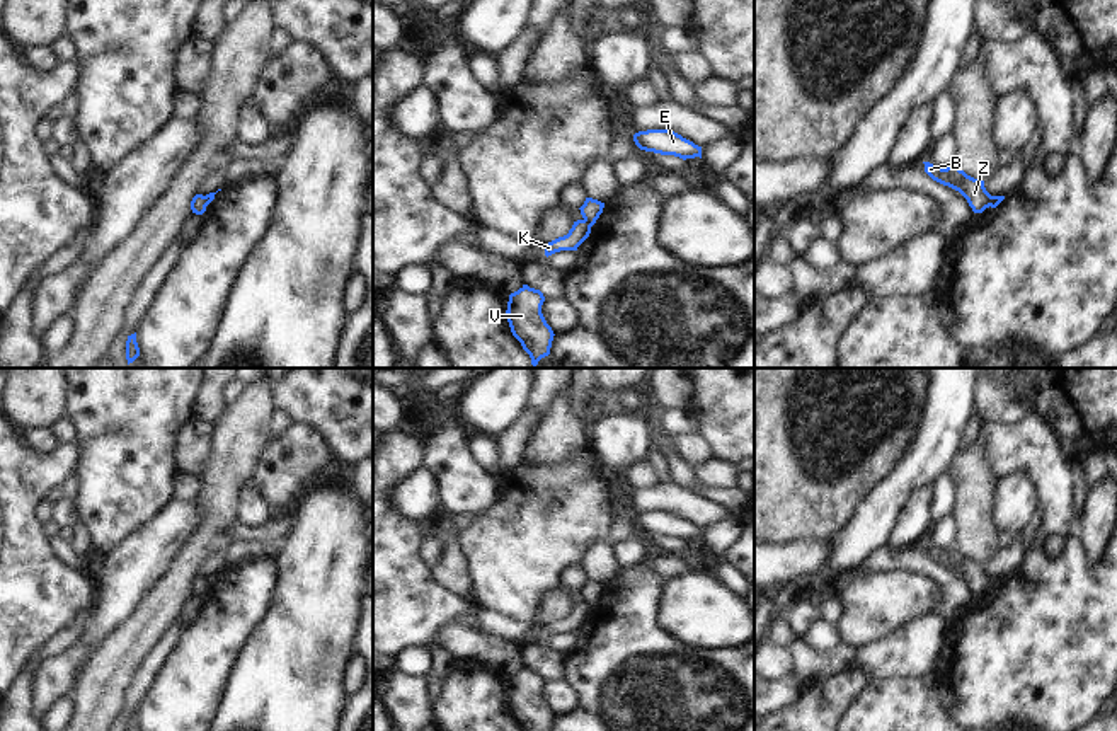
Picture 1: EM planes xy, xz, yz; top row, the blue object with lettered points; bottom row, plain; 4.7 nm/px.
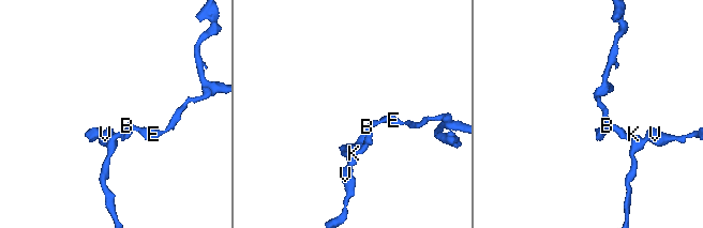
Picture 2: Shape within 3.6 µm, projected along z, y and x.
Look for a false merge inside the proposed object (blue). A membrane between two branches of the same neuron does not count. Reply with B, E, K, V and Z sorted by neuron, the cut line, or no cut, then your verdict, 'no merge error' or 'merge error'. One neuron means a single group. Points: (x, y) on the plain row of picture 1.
B E Z / K V; cut in xz along (584, 600), (591, 607); merge error

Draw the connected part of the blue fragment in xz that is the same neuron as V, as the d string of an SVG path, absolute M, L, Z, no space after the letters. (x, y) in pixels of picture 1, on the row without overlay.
M523 666L518 673L509 676L506 692L507 704L523 731L552 729L555 716L541 695L543 683L543 675L528 666Z

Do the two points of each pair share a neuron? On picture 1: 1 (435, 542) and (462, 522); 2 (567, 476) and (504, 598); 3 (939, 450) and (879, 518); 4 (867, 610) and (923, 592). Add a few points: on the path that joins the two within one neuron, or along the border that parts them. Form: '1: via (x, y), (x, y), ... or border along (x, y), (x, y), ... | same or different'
1: via (441, 539), (455, 525) | same
2: via (564, 506), (515, 556), (511, 568) | same
3: via (922, 466), (886, 501) | same
4: via (881, 602), (910, 595) | same

